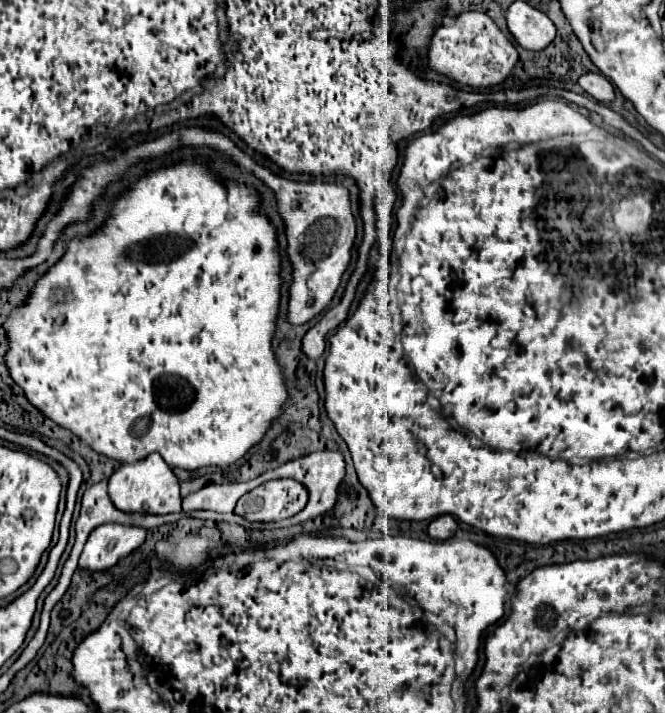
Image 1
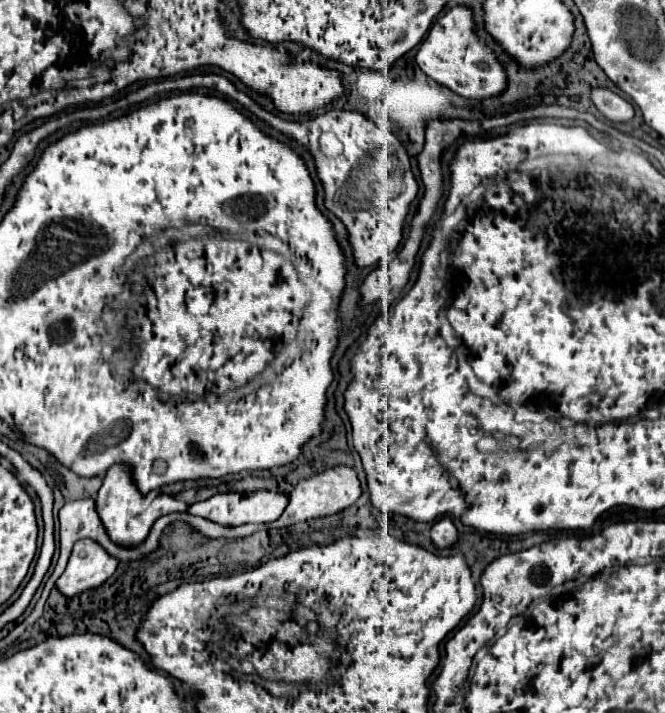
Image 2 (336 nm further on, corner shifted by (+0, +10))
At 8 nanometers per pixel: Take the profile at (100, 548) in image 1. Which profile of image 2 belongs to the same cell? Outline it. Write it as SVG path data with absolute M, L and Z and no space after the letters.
M79 541L73 547L67 569L57 579L55 587L65 597L81 595L83 591L103 585L115 573L117 563L119 561L107 555L105 549L95 541Z

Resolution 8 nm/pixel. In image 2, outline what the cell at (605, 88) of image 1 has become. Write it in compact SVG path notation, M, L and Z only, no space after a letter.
M593 89L591 101L595 103L597 111L611 123L629 123L635 117L633 105L609 89Z

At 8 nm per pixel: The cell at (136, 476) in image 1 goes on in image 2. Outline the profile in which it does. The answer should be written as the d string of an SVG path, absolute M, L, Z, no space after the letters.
M113 465L103 479L99 495L95 497L95 509L99 513L99 519L103 521L103 527L107 529L107 535L113 541L117 541L117 545L131 547L131 545L141 545L147 539L151 525L159 517L167 513L183 513L187 511L187 505L161 491L151 491L147 495L141 495L137 487L131 483L131 473L127 473L127 467Z

